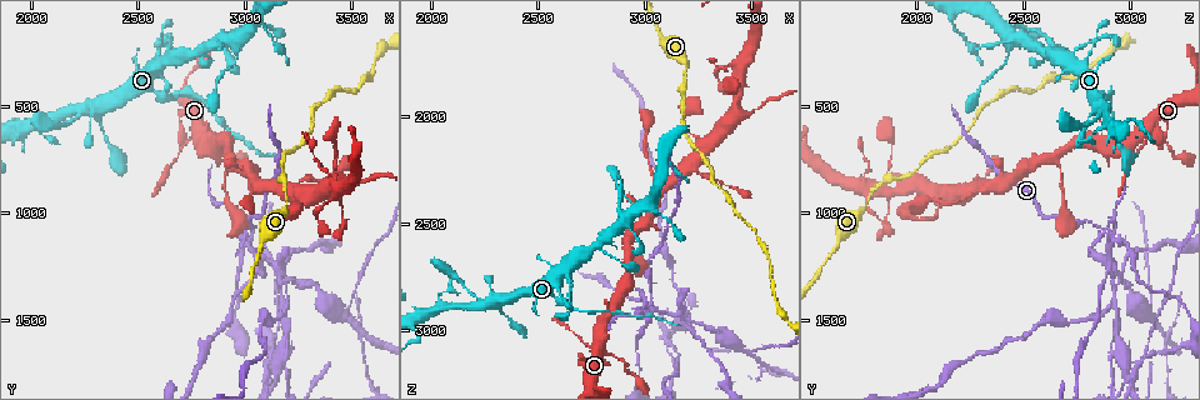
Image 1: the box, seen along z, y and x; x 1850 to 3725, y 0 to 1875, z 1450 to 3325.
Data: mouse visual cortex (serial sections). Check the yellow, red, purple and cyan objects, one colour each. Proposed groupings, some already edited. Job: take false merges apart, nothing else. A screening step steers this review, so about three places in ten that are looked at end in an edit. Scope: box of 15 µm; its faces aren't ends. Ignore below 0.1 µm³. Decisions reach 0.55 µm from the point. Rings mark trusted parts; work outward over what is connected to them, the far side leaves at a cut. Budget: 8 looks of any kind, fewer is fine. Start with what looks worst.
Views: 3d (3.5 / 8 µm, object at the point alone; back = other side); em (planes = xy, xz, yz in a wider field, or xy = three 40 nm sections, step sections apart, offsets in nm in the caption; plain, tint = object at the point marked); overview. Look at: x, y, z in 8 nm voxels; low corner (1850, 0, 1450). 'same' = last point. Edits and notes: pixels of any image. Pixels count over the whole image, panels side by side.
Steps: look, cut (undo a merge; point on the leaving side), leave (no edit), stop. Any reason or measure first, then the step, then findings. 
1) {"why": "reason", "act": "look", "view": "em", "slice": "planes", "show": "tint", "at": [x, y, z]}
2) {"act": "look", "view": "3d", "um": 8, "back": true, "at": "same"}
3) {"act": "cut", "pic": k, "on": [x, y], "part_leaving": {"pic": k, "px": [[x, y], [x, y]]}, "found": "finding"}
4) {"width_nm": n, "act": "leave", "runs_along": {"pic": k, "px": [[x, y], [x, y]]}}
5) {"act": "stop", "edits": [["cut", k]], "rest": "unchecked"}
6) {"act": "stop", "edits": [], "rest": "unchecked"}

{"act": "look", "view": "em", "slice": "xy", "step": 2, "show": "tint", "at": [2840, 620, 3100]}

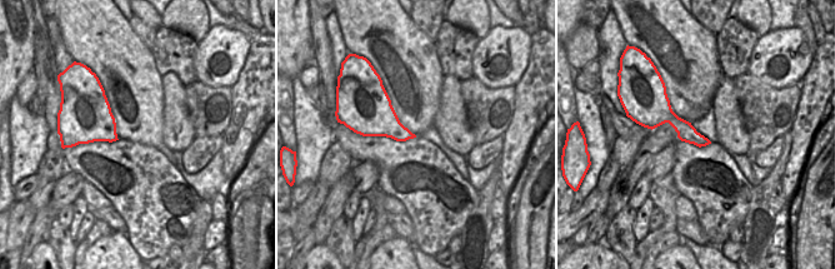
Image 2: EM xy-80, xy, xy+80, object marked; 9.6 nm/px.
{"why": "wider look", "act": "look", "view": "3d", "um": 3.5, "at": "same"}

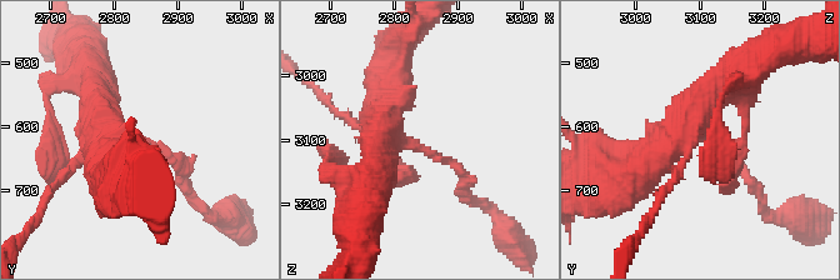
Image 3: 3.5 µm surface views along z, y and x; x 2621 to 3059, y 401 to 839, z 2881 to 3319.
{"act": "leave", "runs_along": {"pic": 2, "px": [[646, 119], [671, 118], [705, 142]]}, "found": "all the same cell"}

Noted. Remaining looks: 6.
{"why": "thick turns thin", "act": "look", "view": "3d", "um": 3.5, "at": [3080, 1150, 1620]}

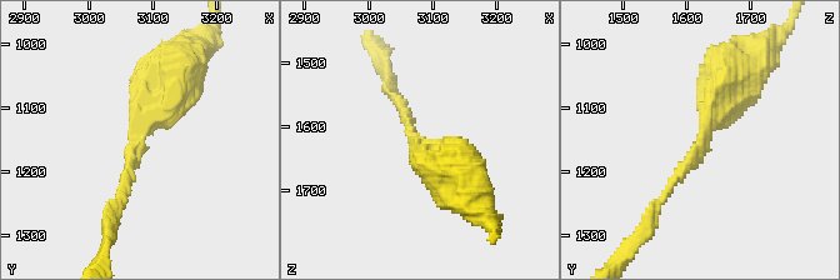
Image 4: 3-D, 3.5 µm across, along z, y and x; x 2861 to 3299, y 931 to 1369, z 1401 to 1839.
{"arm_widths_nm": [150, 600], "why": "shape alone is not enough", "act": "look", "view": "em", "slice": "xy", "step": 2, "show": "tint", "at": [3075, 1140, 1630]}

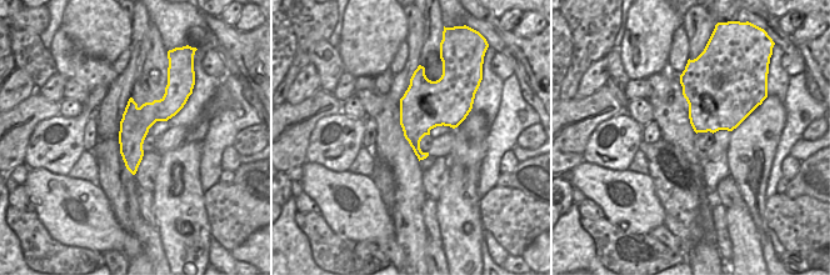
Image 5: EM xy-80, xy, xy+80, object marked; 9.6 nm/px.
{"act": "leave", "found": "all the same cell"}

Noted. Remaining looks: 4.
{"why": "branch point", "act": "look", "view": "3d", "um": 3.5, "at": [2920, 740, 2650]}

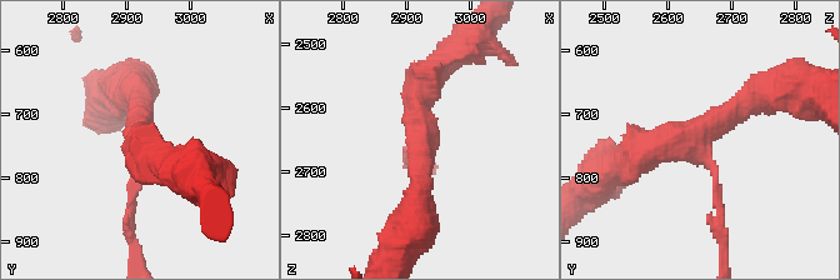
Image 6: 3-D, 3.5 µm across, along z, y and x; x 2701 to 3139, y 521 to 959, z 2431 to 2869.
{"arms": 3, "arm_widths_nm": [100, 300, 400], "why": "need the tissue", "act": "look", "view": "em", "slice": "xy", "step": 5, "show": "tint", "at": [2920, 730, 2640]}

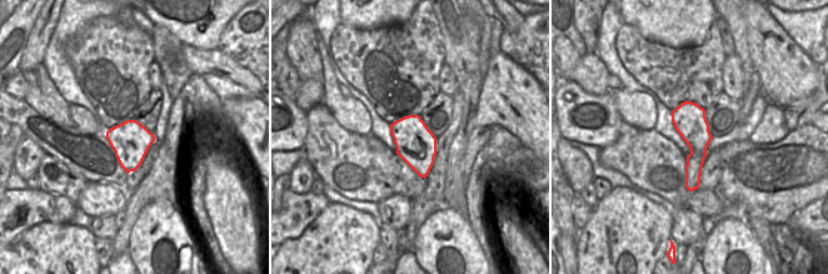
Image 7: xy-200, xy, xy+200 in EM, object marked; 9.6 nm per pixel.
{"act": "leave", "runs_along": {"pic": 6, "px": [[759, 94], [624, 171]]}, "found": "all the same cell"}

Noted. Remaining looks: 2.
{"act": "stop", "edits": [], "rest": "unchecked"}

